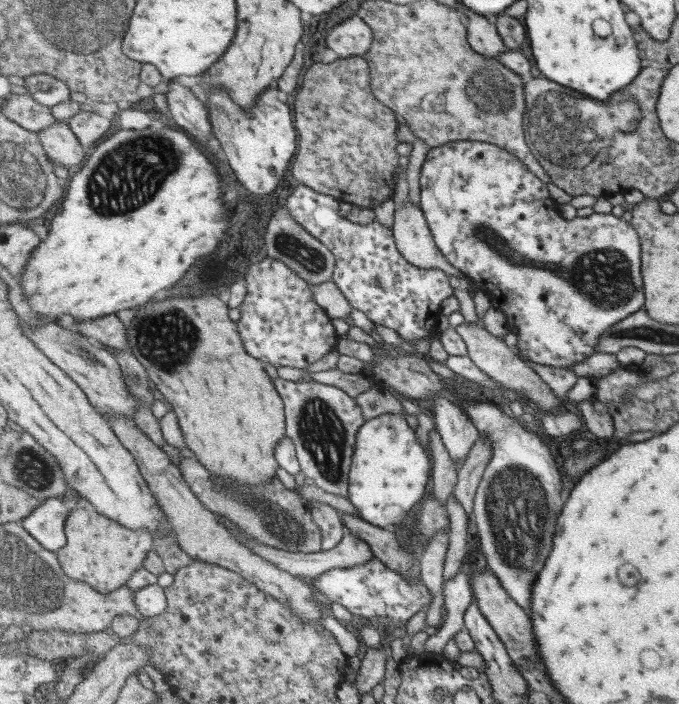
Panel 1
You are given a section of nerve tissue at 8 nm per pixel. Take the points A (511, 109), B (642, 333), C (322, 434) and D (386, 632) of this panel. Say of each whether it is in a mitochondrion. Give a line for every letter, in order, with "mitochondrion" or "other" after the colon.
A: mitochondrion
B: mitochondrion
C: mitochondrion
D: other

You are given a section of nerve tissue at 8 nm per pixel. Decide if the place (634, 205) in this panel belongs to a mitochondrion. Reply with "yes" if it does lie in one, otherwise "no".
no

